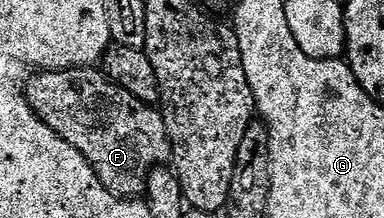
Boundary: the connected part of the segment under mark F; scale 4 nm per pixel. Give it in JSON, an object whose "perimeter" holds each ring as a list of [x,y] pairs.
{"perimeter":[[[89,66],[40,70],[33,76],[27,81],[26,95],[34,114],[90,162],[102,186],[115,196],[139,197],[149,170],[171,161],[172,144],[159,111],[113,84],[103,71]]]}

